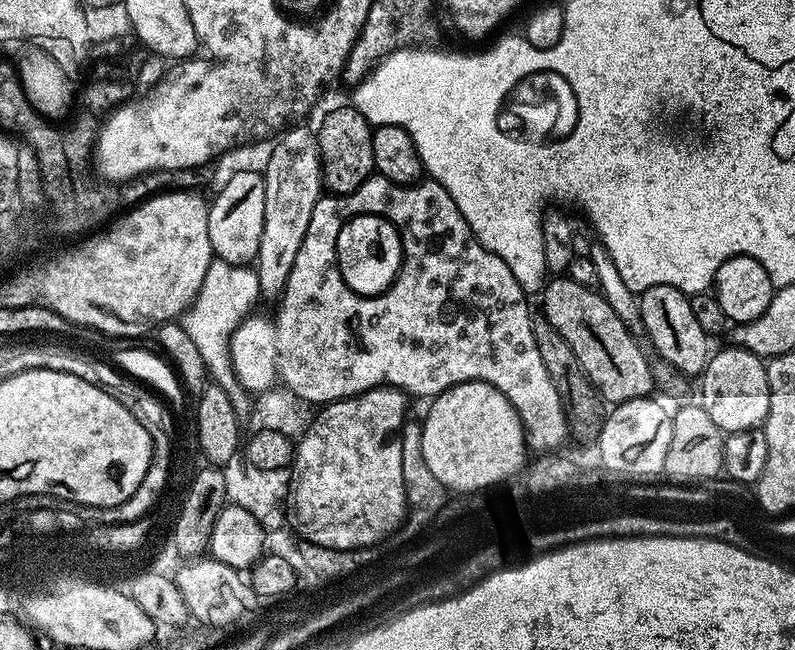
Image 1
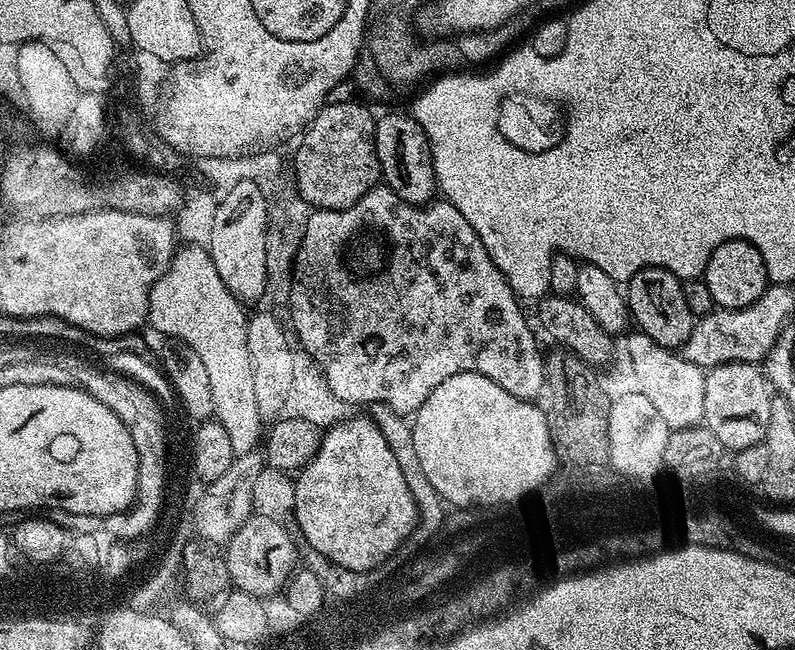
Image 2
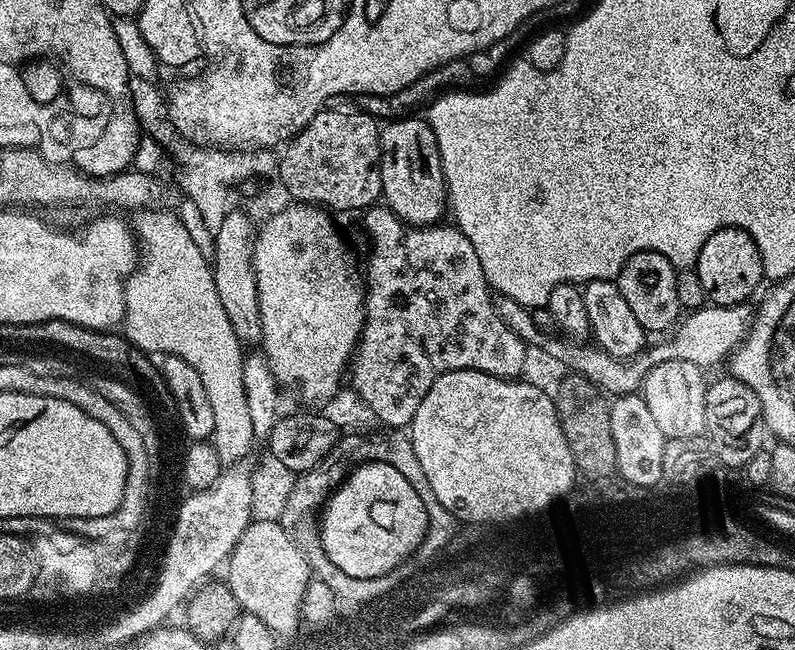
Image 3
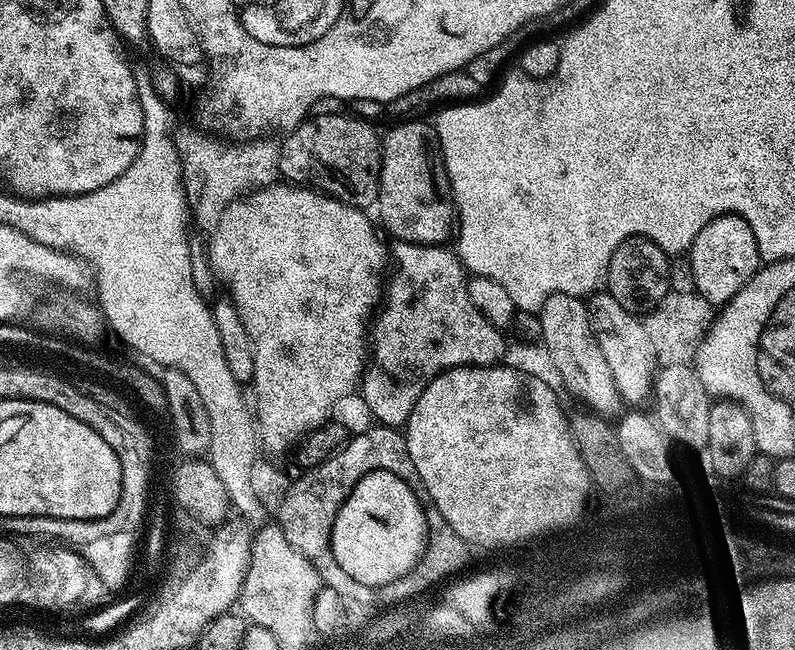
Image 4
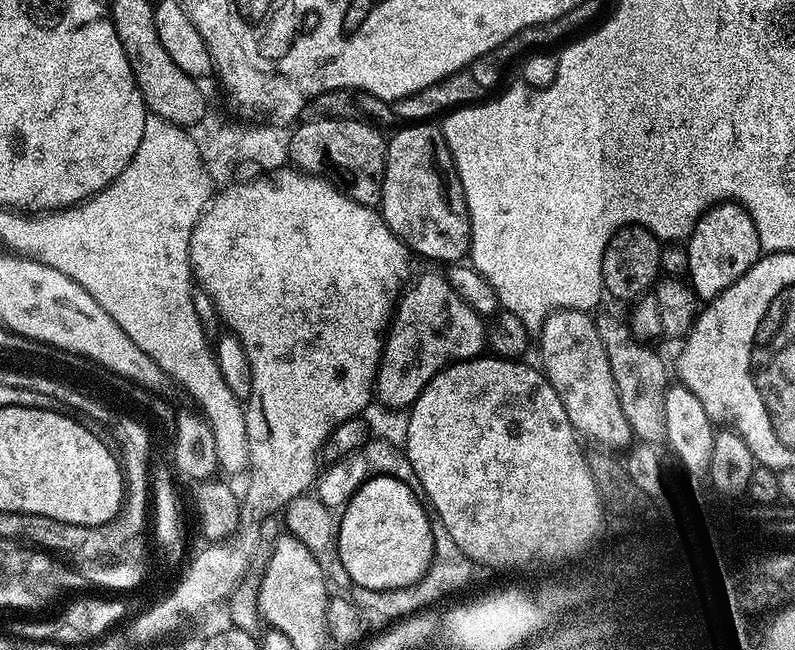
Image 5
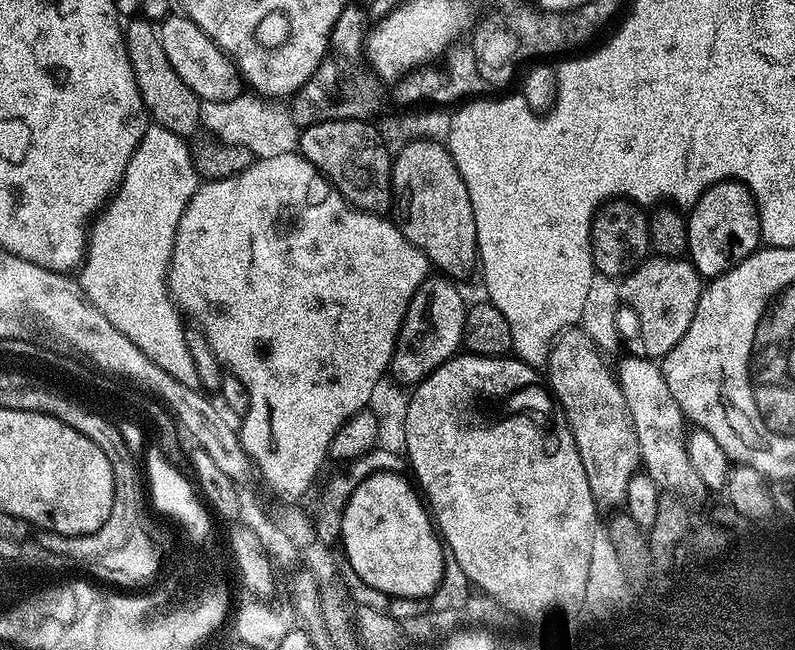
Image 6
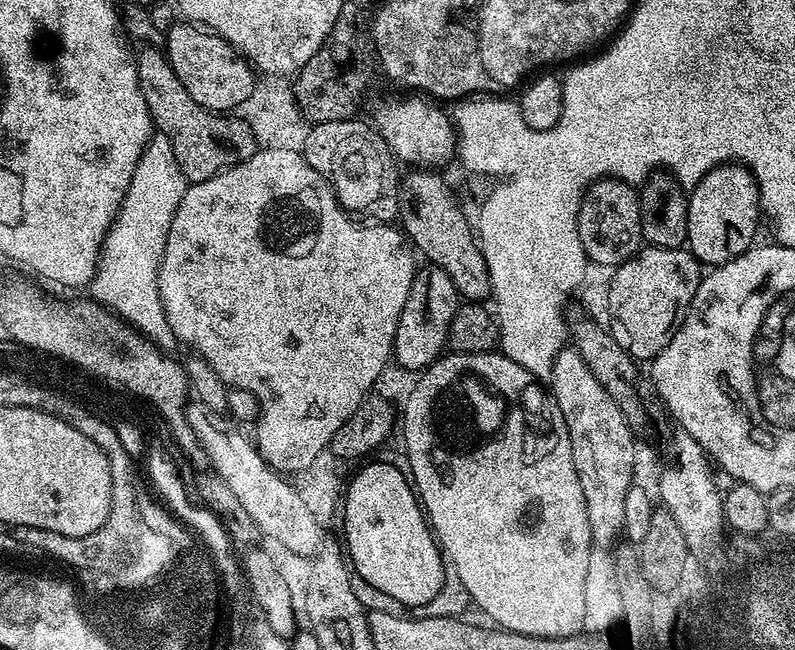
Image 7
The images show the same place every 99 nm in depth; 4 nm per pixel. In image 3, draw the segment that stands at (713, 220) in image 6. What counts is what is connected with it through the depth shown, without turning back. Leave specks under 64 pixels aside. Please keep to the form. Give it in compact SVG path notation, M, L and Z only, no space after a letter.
M723 228L710 234L710 238L706 238L706 246L702 246L698 254L694 267L698 278L702 278L704 295L713 305L733 306L751 301L760 280L765 279L758 246L751 234L741 228Z

